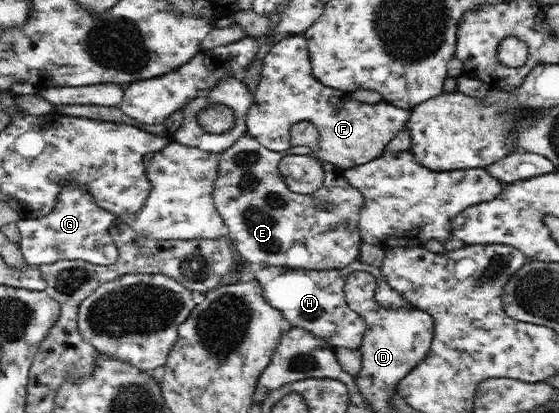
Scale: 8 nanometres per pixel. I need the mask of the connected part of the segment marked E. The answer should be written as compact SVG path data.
M249 132L245 135L241 135L227 151L221 153L219 163L217 165L217 179L213 183L213 199L214 205L217 211L224 219L224 225L226 235L230 242L236 247L244 260L249 263L255 263L255 265L261 265L261 267L287 267L287 269L315 269L315 270L327 270L327 269L341 269L347 267L353 261L359 259L359 250L363 244L363 239L358 228L359 214L364 204L364 197L362 193L355 187L353 187L344 177L344 170L337 169L332 163L323 163L323 185L321 189L313 191L311 194L303 195L293 193L287 184L283 181L283 176L279 172L278 165L283 157L286 155L300 154L307 155L312 154L313 151L306 145L297 145L297 147L291 146L285 151L273 151L263 147Z

